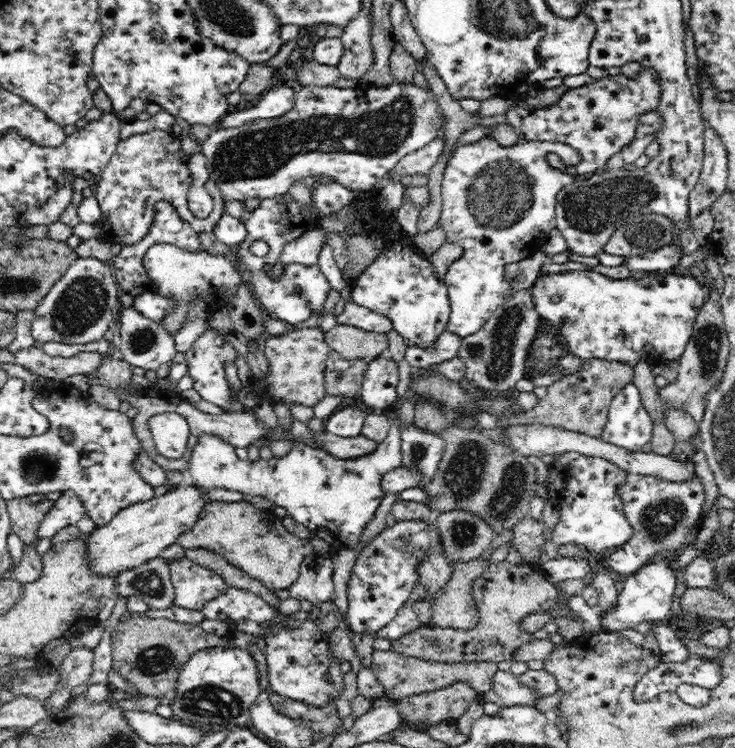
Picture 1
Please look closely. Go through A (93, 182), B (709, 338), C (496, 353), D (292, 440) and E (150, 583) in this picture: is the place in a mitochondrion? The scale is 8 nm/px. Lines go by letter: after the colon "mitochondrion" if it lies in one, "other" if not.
A: other
B: mitochondrion
C: mitochondrion
D: other
E: mitochondrion

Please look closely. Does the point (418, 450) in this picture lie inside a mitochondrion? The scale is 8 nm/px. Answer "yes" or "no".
yes

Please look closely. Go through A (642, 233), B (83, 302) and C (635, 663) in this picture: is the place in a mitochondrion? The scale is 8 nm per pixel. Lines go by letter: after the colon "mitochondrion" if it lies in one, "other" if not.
A: mitochondrion
B: mitochondrion
C: other

